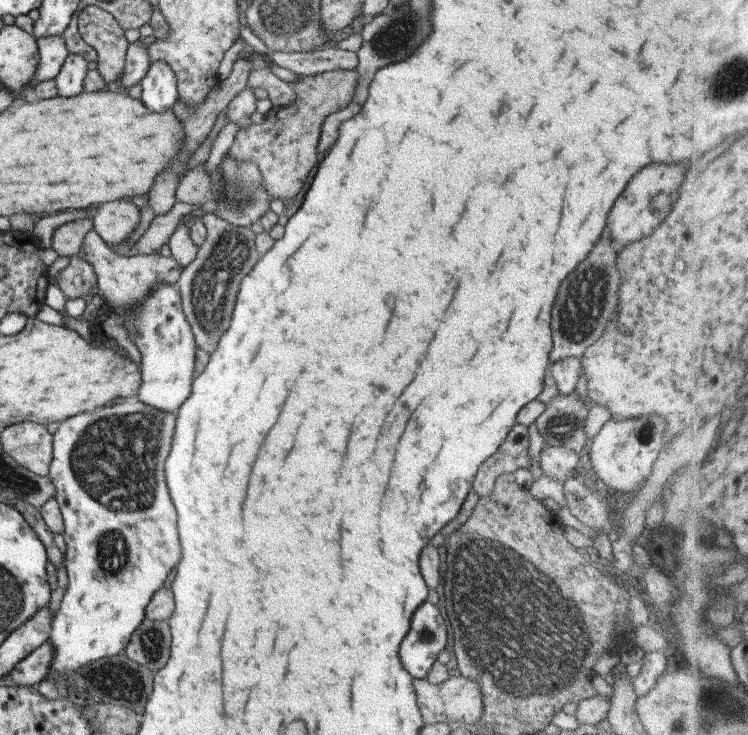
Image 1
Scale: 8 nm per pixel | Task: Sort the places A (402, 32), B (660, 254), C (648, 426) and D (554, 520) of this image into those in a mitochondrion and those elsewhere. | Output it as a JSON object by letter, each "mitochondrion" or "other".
{"A":"mitochondrion","B":"other","C":"mitochondrion","D":"other"}

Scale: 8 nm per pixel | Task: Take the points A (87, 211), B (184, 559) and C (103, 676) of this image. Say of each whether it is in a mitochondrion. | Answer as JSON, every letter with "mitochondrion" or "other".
{"A":"other","B":"other","C":"mitochondrion"}

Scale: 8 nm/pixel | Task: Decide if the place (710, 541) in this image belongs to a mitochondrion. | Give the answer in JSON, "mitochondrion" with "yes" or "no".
{"mitochondrion":"no"}

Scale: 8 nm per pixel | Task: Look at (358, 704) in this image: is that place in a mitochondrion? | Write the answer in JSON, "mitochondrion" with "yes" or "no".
{"mitochondrion":"no"}

